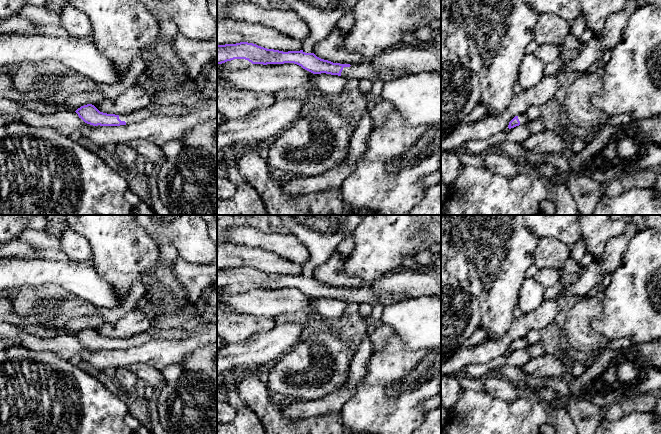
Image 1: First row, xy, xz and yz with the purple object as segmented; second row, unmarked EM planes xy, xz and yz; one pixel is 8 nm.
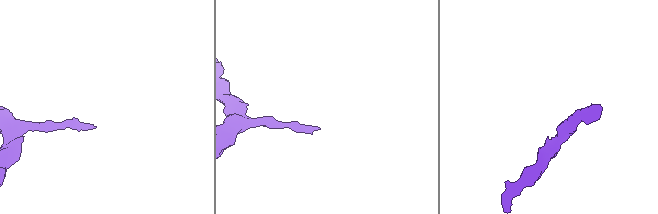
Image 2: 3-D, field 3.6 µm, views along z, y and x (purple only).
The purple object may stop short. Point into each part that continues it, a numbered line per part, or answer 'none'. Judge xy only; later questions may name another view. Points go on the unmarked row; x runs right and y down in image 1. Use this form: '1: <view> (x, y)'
1: xy (153, 332)

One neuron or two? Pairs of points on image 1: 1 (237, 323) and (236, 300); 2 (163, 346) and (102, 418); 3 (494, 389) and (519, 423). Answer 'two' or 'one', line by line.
1: two
2: two
3: two

